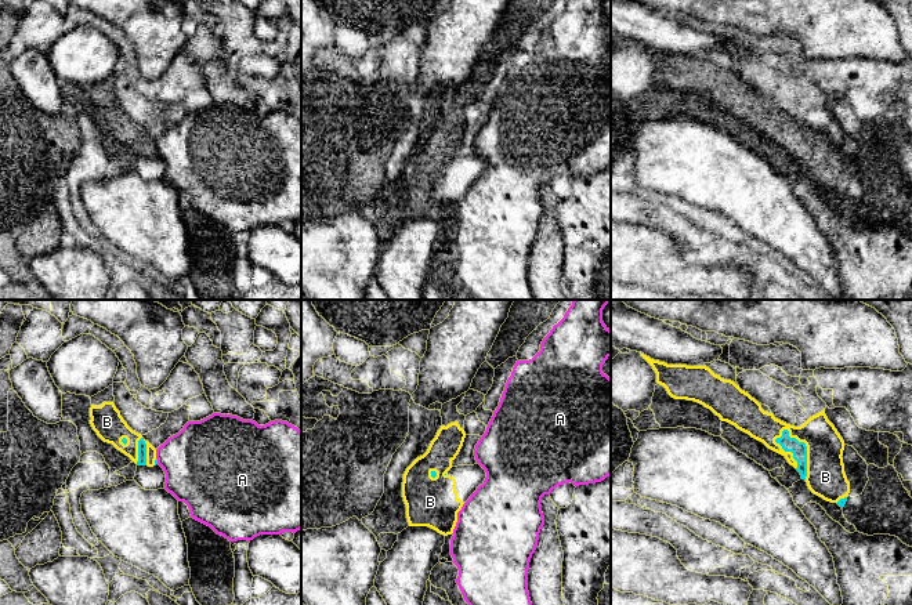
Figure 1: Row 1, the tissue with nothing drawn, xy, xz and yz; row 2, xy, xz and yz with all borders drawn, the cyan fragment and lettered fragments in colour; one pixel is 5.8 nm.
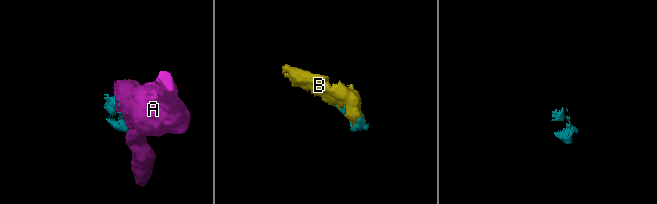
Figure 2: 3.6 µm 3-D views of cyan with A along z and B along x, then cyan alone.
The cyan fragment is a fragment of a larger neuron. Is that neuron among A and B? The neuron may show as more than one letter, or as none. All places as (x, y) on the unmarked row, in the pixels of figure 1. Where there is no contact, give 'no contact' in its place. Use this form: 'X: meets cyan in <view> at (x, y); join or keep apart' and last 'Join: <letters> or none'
A: meets cyan in xy at (156, 151); keep apart
B: meets cyan in yz at (806, 140); join
Join: B

